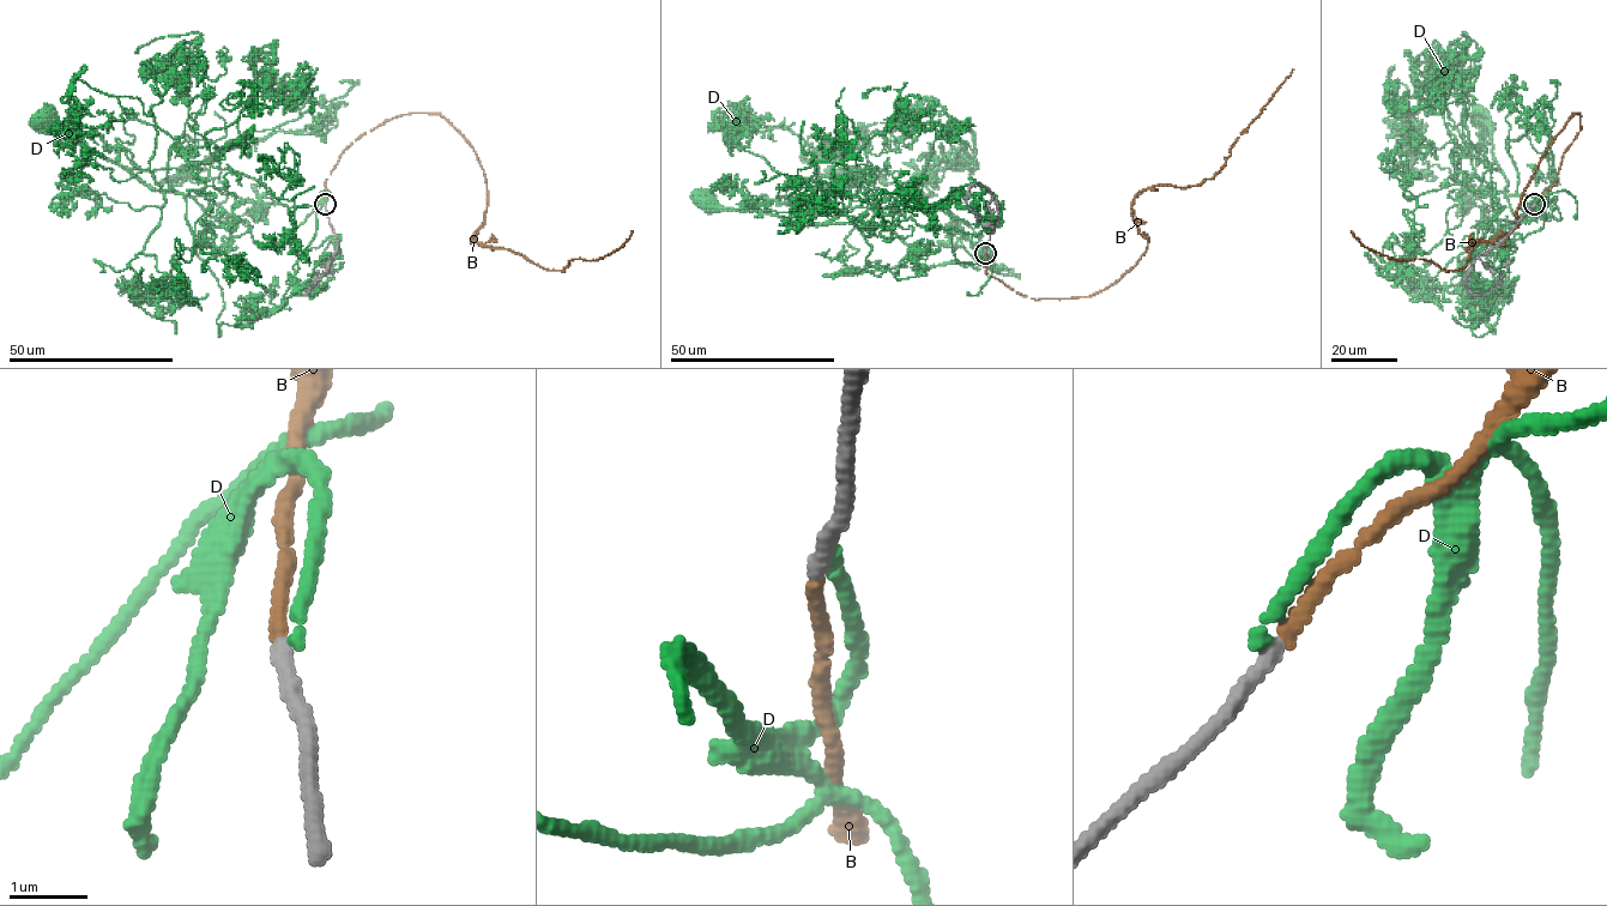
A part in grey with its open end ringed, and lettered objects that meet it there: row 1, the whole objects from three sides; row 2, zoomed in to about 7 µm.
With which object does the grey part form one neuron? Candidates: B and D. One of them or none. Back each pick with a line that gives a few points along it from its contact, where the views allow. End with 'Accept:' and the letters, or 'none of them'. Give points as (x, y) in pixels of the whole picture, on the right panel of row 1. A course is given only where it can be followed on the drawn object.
B: course (1534, 204), (1581, 128), (1578, 112), (1544, 155), (1518, 224), (1467, 247), (1460, 270), (1381, 255), (1351, 230)
Accept: B

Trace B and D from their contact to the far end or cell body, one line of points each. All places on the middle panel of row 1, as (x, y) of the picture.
B: (986, 253), (986, 273), (1034, 300), (1113, 284), (1148, 240), (1133, 200), (1212, 179), (1293, 68)
D: (986, 252), (960, 263), (910, 217), (832, 222), (883, 189), (894, 211), (838, 216), (701, 195)

